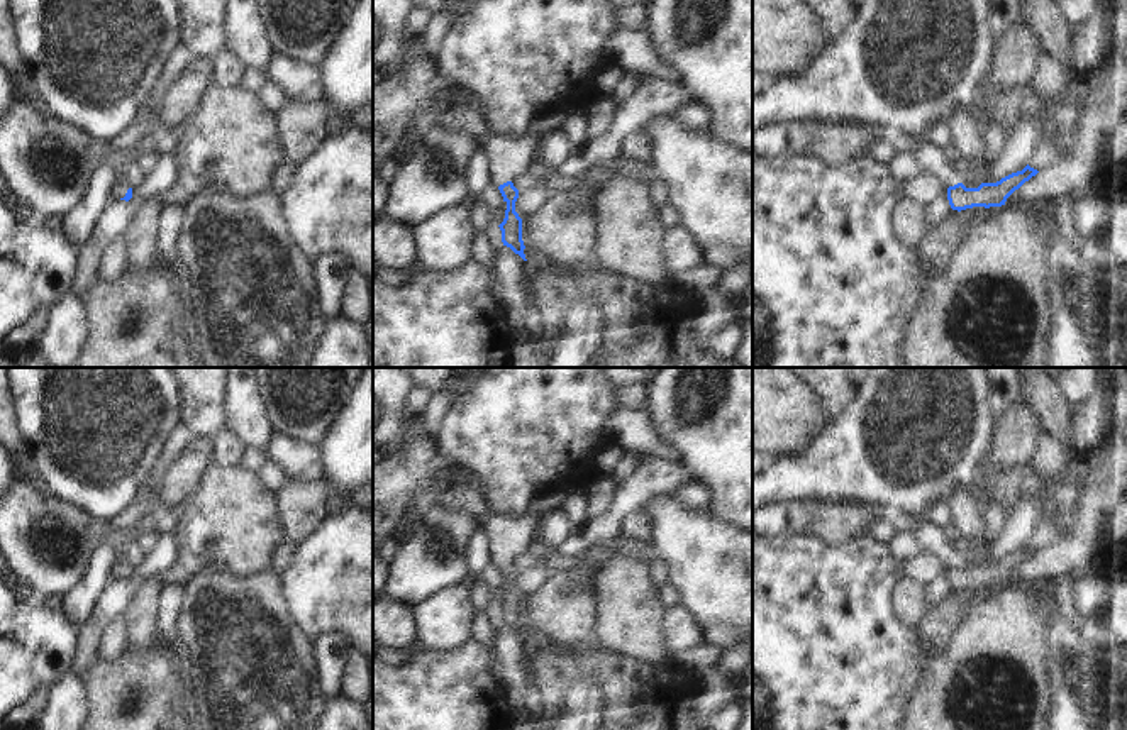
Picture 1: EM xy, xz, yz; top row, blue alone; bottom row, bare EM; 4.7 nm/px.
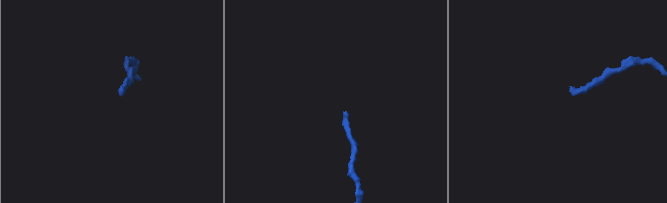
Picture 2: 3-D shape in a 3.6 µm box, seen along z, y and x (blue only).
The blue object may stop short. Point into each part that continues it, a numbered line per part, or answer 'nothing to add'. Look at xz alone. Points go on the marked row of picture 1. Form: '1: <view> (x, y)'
1: xz (509, 156)

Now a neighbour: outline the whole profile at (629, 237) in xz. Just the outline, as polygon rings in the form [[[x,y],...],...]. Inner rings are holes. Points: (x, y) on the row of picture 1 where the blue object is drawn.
[[[537,154],[529,173],[544,178],[552,190],[569,191],[591,185],[597,241],[591,261],[607,271],[615,271],[646,285],[661,283],[669,276],[664,254],[664,232],[654,208],[646,176],[619,173],[612,163],[585,168],[571,178],[546,168]]]

